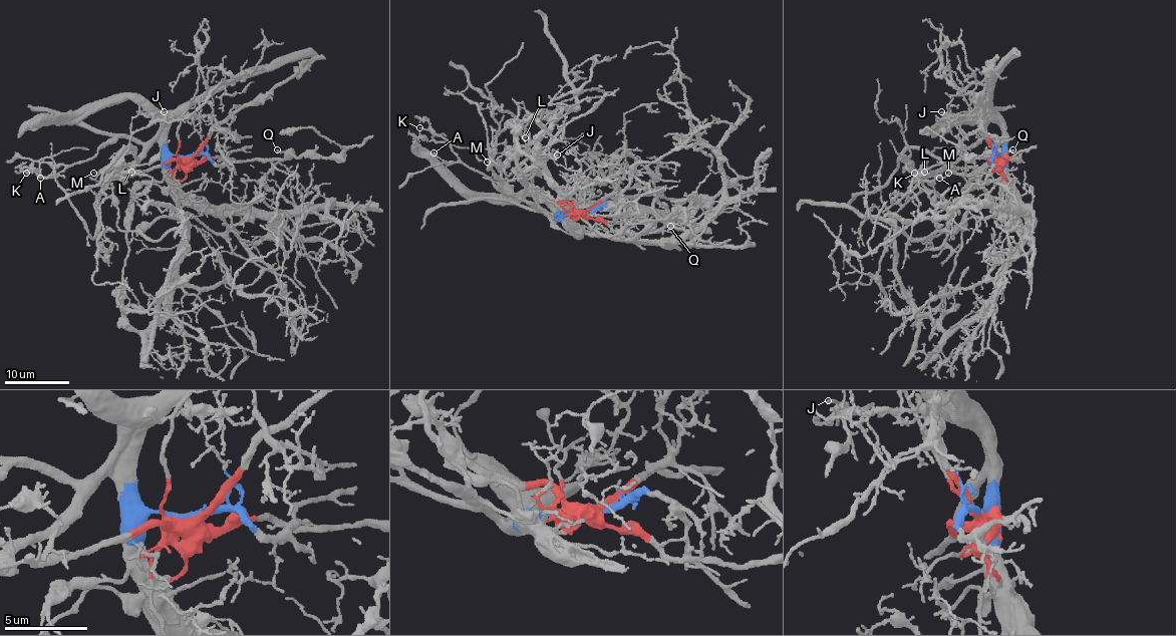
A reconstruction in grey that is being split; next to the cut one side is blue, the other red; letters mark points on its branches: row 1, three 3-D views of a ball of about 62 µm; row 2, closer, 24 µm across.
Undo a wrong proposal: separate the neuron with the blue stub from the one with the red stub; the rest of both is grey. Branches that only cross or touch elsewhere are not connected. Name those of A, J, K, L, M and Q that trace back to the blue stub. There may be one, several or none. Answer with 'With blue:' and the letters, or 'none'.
With blue: A, J, K, L, M

